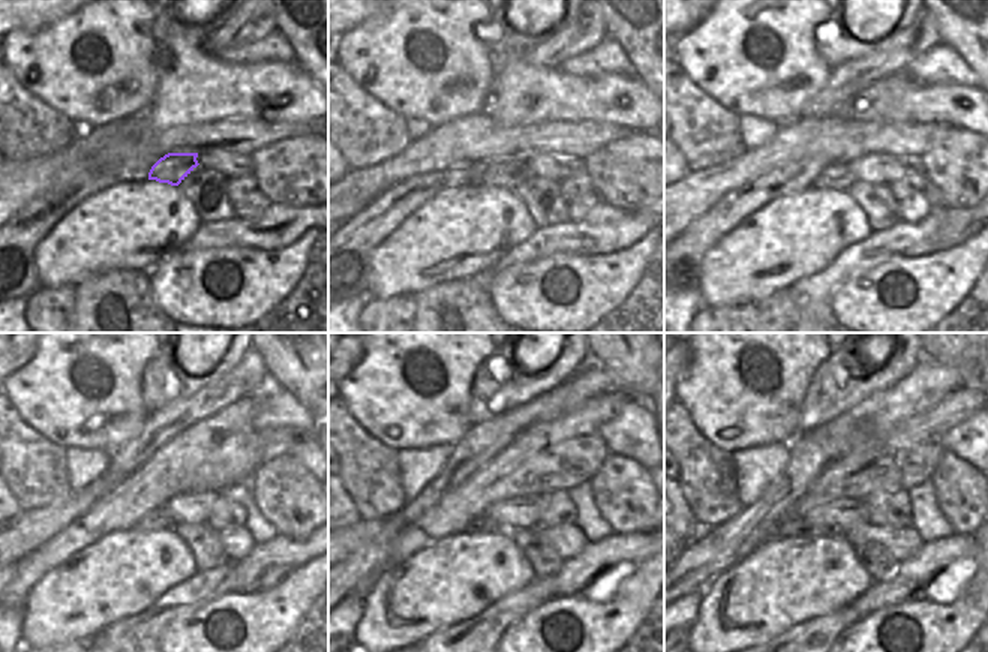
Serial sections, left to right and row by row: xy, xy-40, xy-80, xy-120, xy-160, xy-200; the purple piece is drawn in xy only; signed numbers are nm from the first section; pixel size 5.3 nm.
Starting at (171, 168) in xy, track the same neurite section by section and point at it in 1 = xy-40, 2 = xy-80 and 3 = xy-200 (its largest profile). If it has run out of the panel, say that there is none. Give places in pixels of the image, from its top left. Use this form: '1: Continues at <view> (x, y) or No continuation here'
1: Continues at xy-40 (508, 173)
2: Continues at xy-80 (838, 176)
3: Continues at xy-200 (793, 525)

